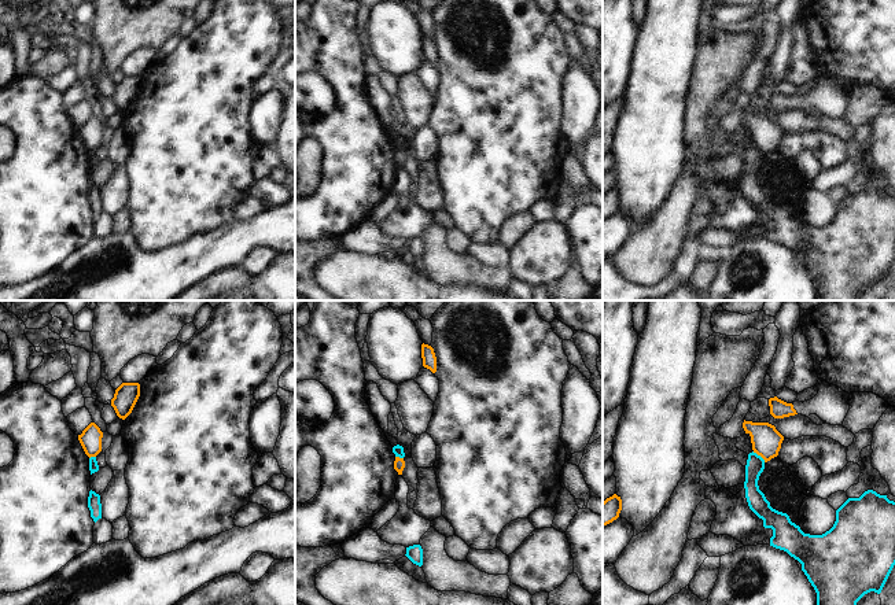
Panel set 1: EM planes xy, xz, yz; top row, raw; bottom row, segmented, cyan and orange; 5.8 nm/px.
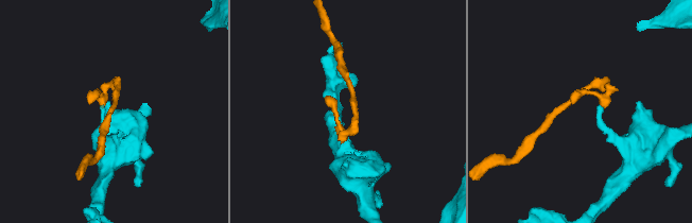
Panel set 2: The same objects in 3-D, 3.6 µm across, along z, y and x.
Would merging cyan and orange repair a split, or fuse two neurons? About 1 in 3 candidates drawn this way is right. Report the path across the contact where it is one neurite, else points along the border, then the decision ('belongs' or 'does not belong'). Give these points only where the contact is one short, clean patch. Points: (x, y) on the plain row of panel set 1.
border along yz (752, 144), (765, 154); does not belong

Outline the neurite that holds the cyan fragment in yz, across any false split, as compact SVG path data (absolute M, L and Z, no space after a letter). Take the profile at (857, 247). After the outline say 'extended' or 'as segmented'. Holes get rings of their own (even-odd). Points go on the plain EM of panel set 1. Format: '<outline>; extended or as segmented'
M749 145L745 158L745 191L749 202L763 213L765 221L773 222L770 239L787 244L802 257L802 263L817 285L817 300L858 300L857 295L868 285L881 285L895 258L895 195L887 188L873 182L865 184L859 191L848 191L837 203L833 220L822 228L804 226L799 218L791 214L787 206L770 199L765 187L759 182L758 173L765 162L765 152L756 145Z; as segmented

